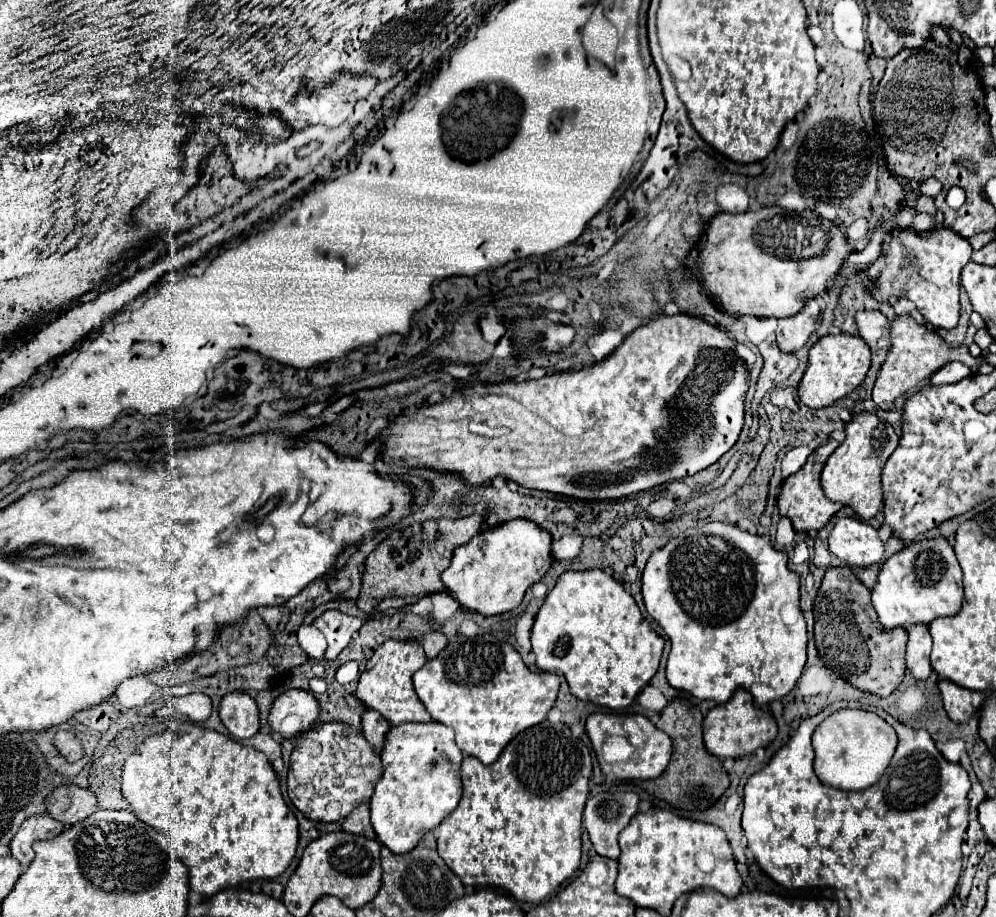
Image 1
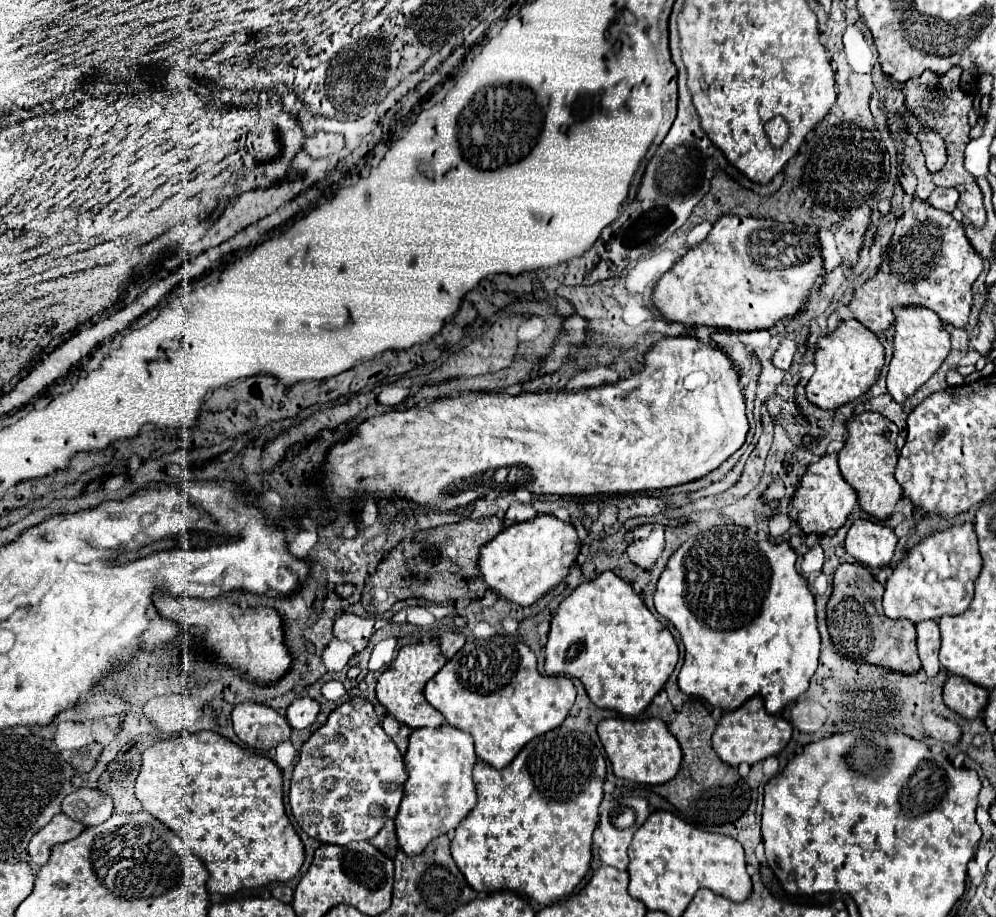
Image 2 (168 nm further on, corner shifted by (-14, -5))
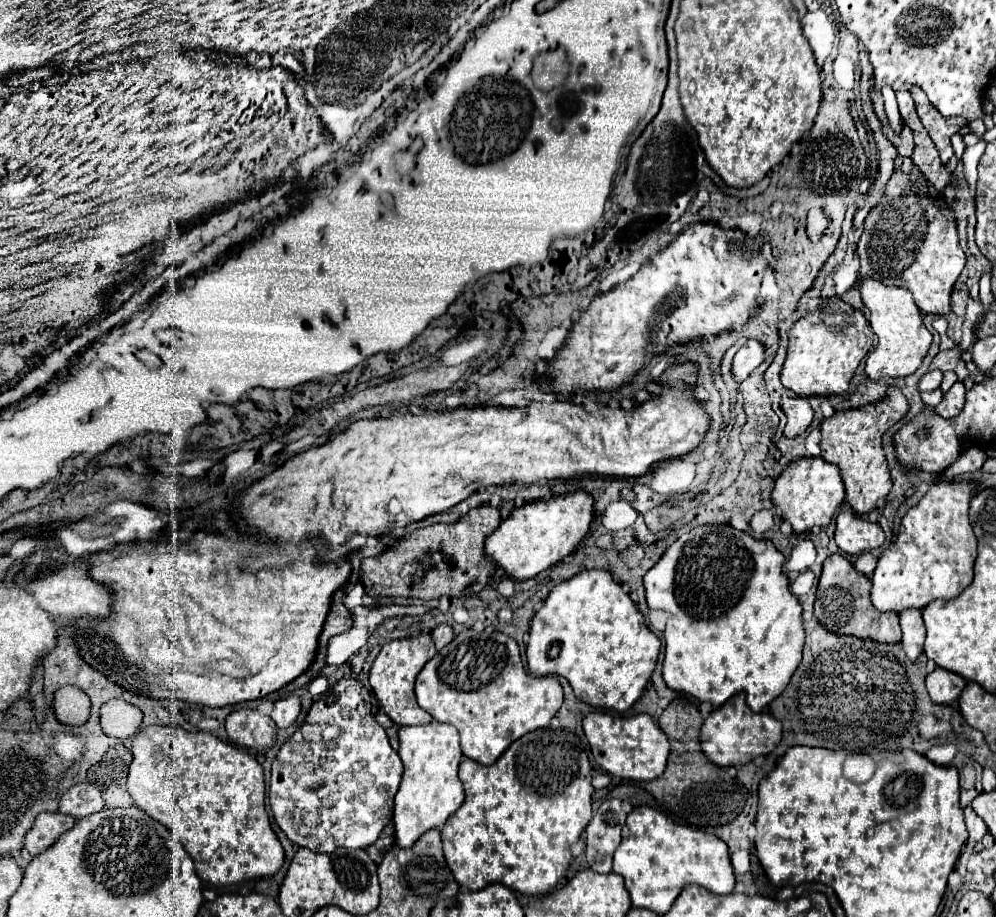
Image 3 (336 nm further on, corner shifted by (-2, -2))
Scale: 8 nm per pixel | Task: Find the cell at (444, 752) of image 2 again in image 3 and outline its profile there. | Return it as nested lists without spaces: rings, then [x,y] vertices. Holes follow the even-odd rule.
[[[438,721],[418,727],[400,727],[398,755],[404,773],[394,797],[394,835],[400,847],[410,847],[428,829],[442,829],[446,819],[464,803],[464,789],[458,779],[458,765],[462,759],[458,731]]]

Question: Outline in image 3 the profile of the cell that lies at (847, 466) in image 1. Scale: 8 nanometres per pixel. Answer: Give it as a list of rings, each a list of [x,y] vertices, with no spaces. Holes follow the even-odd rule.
[[[889,387],[886,397],[878,403],[848,411],[836,411],[830,419],[824,419],[820,425],[822,459],[838,465],[846,487],[846,501],[858,515],[866,515],[876,509],[878,501],[884,499],[892,489],[890,469],[882,451],[882,435],[904,417],[904,407],[910,407],[908,399],[902,395],[902,391]]]

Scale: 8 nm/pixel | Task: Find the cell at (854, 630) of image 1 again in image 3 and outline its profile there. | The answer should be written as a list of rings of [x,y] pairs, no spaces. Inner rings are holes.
[[[832,553],[826,557],[820,583],[818,583],[818,593],[816,593],[816,603],[814,603],[814,613],[822,625],[826,625],[828,631],[834,633],[844,633],[844,635],[856,635],[856,637],[870,637],[882,643],[896,643],[902,637],[898,615],[894,613],[880,613],[874,609],[870,603],[870,589],[872,583],[868,577],[858,573],[854,565],[842,557],[840,553]]]

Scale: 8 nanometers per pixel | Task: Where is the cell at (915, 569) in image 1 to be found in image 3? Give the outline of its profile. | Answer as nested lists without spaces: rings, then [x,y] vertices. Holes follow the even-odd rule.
[[[948,471],[942,479],[932,483],[926,495],[908,509],[902,517],[898,537],[878,557],[872,575],[870,601],[878,611],[904,611],[924,609],[934,599],[958,597],[974,577],[976,537],[968,519],[968,505],[978,493],[980,481],[966,477],[954,481]]]

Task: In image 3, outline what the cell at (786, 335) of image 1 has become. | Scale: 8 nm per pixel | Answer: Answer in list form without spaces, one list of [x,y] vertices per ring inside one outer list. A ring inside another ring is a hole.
[[[748,339],[732,359],[732,377],[736,383],[742,383],[762,361],[764,361],[764,347],[756,339]]]

